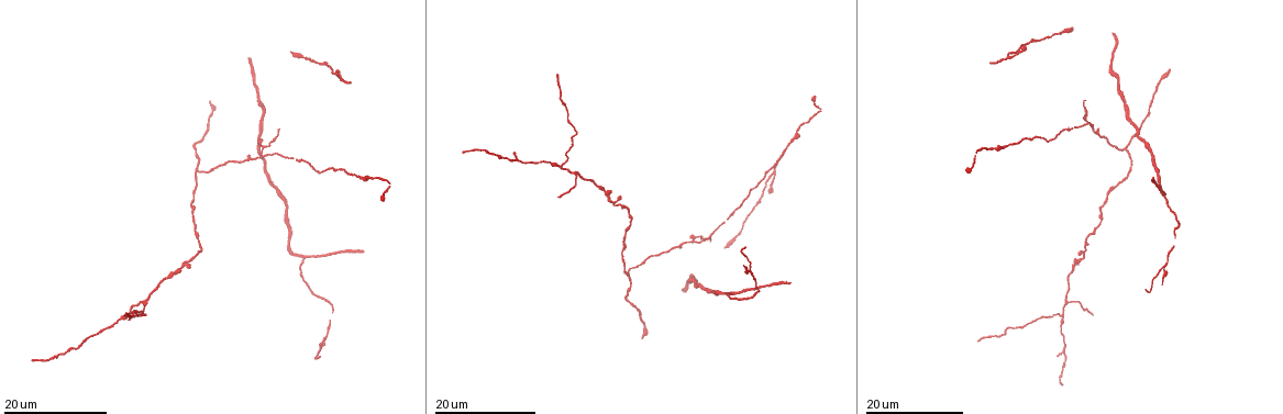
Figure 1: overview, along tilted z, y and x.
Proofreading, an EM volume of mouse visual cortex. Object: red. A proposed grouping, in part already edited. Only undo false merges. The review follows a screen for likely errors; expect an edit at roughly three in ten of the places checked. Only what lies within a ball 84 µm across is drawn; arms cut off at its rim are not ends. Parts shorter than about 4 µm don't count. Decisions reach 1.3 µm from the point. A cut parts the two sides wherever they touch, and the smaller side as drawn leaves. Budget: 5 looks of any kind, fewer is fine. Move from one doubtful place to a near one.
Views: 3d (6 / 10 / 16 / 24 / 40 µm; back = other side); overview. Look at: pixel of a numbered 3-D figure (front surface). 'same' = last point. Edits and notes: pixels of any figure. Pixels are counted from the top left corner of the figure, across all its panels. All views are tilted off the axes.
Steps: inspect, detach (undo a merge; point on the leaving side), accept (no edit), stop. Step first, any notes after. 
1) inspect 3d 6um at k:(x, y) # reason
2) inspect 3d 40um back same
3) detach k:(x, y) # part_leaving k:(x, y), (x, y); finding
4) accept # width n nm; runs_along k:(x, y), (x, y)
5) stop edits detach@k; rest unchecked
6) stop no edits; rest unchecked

inspect 3d 24um at 1:(1127, 149) # branch point

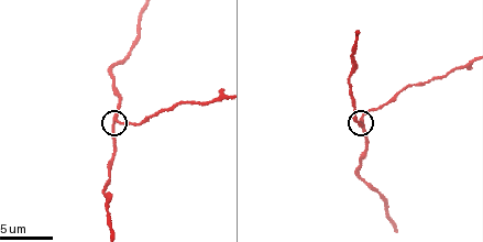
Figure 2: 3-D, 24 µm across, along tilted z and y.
inspect 3d 6um at 2:(114, 118)

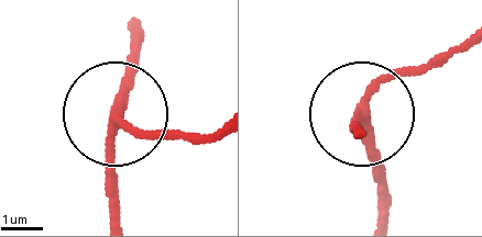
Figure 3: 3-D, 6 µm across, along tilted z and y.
accept # arms 3; runs_along 3:(450, 58), (401, 71), (363, 114), (383, 215); all the same neuron

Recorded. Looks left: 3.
inspect 3d 16um at 1:(260, 154) # branch point

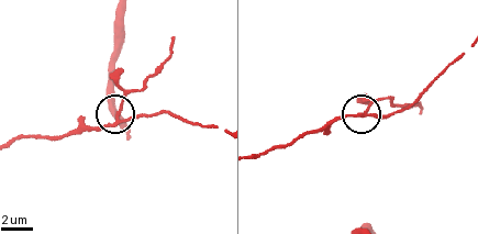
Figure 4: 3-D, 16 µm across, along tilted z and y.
inspect 3d 10um at 4:(120, 111)

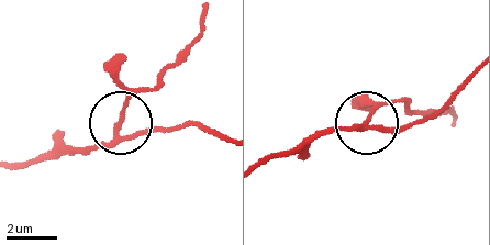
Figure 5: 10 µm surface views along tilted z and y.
detach 5:(126, 106) # side_arm 7 um; part_leaving 5:(119, 133), (125, 104), (188, 47), (200, 20); a second neuron is stuck on

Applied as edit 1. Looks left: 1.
stop edits detach@5; rest unchecked

